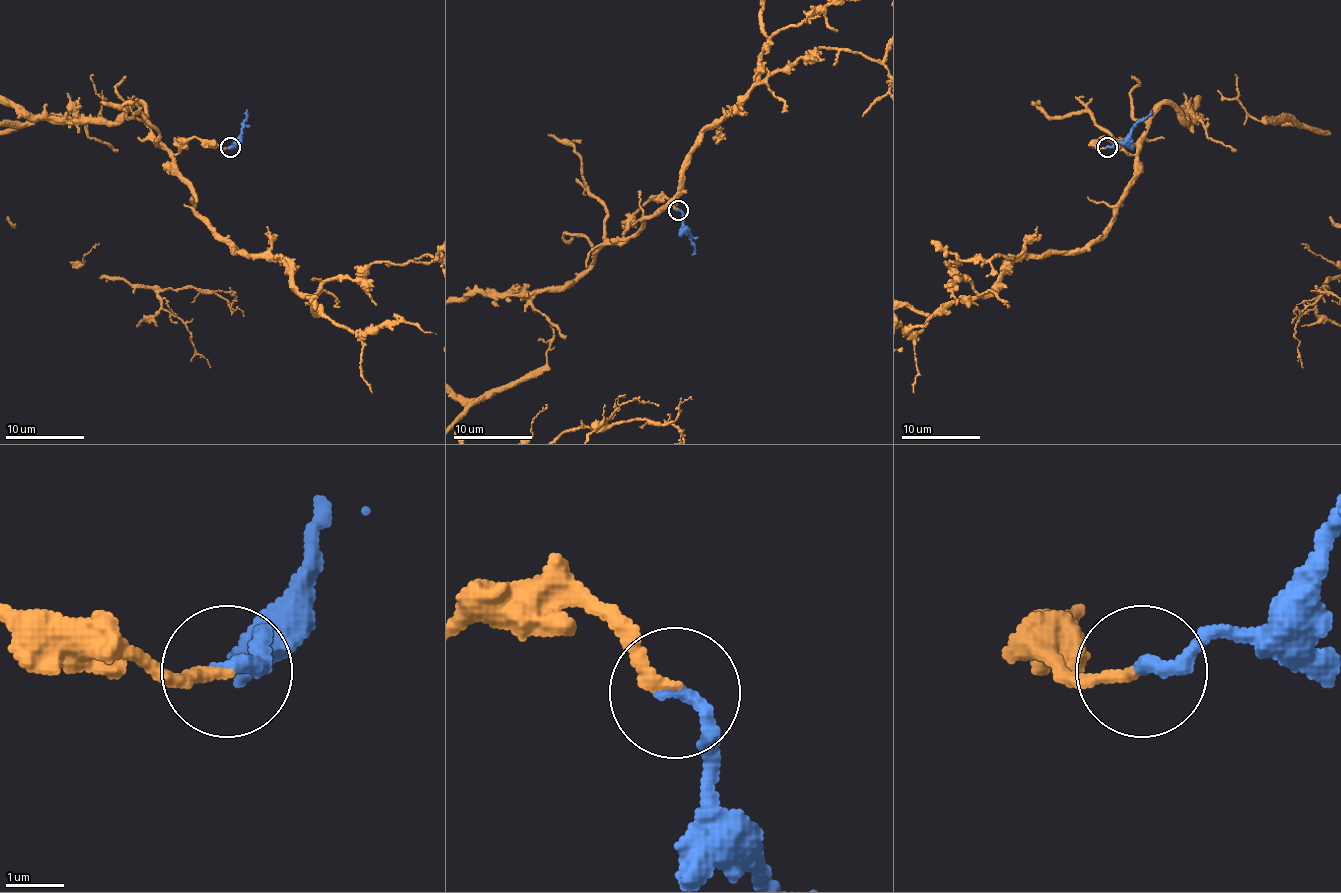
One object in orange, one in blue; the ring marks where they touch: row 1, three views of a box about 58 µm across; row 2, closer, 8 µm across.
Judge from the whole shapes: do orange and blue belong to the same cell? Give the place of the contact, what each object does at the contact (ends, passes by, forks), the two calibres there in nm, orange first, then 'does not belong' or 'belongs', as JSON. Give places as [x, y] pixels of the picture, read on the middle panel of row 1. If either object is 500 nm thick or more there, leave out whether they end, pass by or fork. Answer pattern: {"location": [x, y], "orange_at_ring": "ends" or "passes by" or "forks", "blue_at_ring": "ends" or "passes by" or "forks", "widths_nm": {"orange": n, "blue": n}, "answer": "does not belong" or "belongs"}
{"location": [678, 210], "orange_at_ring": "ends", "blue_at_ring": "ends", "widths_nm": {"orange": 200, "blue": 260}, "answer": "belongs"}

